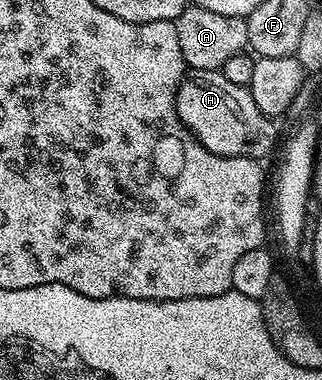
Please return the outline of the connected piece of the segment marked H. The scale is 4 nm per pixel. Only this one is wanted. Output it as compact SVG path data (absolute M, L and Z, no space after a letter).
M220 70L186 71L177 88L177 113L204 148L220 156L246 156L260 161L277 144L277 128L259 110L244 84L229 81Z

